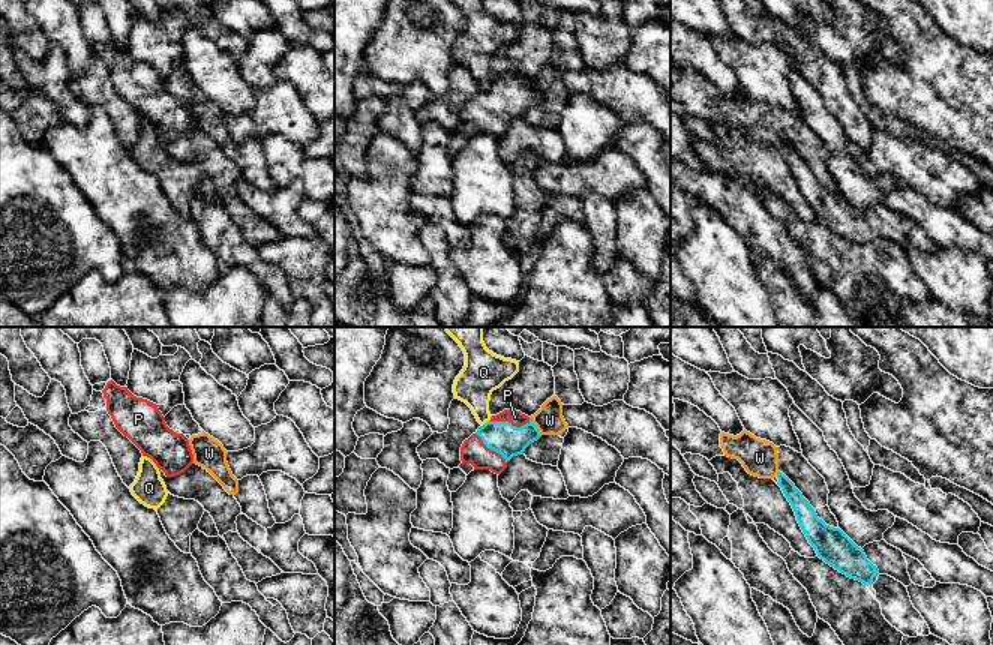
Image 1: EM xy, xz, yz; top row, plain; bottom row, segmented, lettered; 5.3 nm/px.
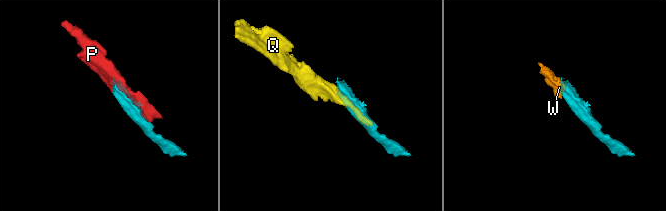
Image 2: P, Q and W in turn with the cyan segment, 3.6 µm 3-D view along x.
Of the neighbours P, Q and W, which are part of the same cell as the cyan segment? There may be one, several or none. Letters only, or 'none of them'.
P

